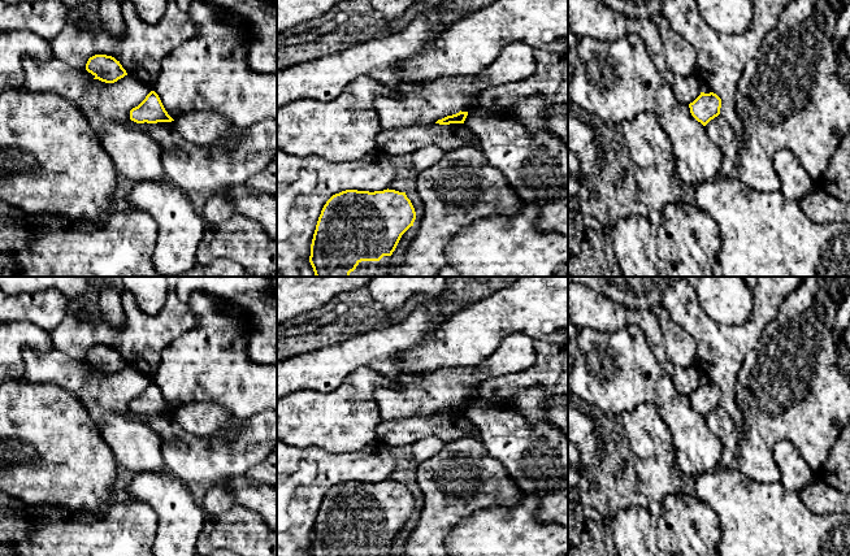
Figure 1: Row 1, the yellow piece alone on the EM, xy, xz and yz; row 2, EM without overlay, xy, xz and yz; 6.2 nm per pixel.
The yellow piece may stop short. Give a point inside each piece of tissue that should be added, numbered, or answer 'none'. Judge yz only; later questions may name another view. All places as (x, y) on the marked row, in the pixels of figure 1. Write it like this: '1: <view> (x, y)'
none

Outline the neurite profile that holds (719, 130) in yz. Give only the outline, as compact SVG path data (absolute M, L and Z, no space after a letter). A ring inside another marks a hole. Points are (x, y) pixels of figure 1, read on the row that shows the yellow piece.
M721 114L711 120L704 127L711 142L714 142L721 152L720 175L737 178L741 145L734 129Z

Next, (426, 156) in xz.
M426 145L417 149L413 155L413 169L411 170L412 175L433 166L437 164L444 155L442 147L438 145Z

